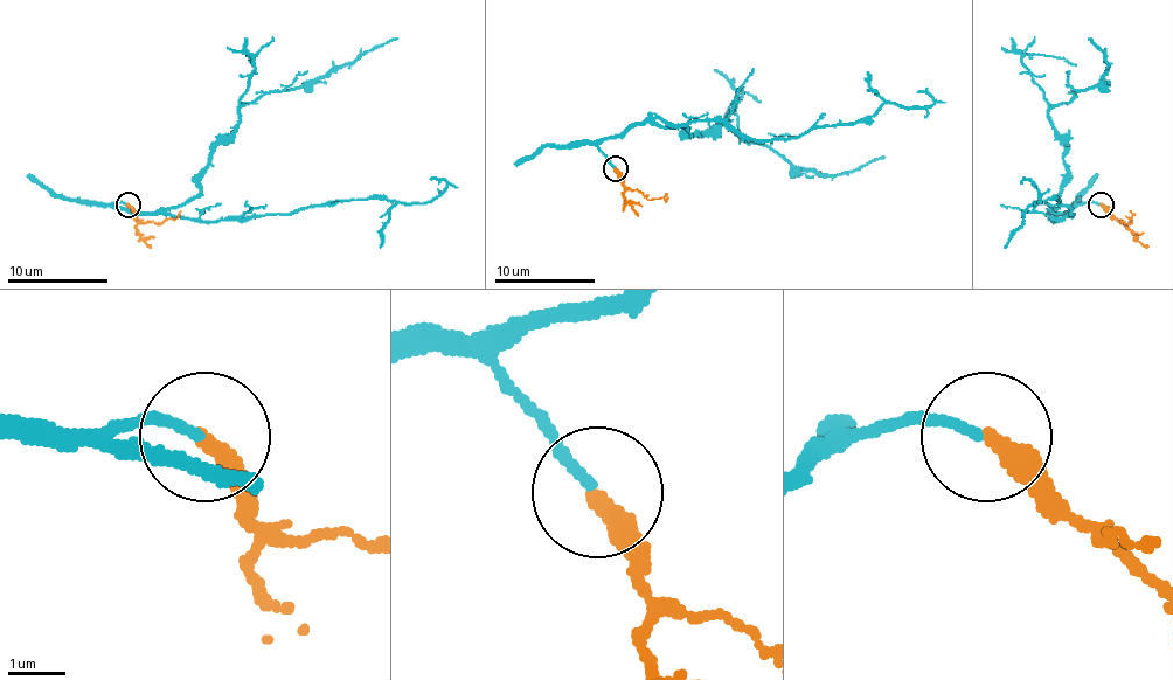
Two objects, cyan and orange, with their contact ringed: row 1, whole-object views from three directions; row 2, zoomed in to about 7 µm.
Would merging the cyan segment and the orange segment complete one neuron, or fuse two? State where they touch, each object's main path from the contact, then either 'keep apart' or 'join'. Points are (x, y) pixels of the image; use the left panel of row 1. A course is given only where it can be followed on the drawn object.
place (127, 205); course cyan (126, 205), (181, 207), (238, 109), (396, 39); course orange (129, 205), (139, 222), (161, 224), (181, 212); join

